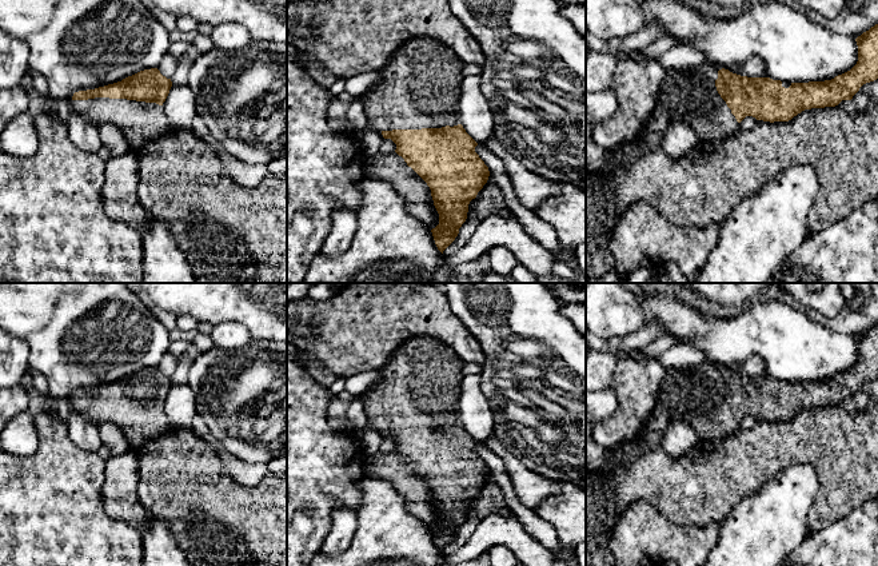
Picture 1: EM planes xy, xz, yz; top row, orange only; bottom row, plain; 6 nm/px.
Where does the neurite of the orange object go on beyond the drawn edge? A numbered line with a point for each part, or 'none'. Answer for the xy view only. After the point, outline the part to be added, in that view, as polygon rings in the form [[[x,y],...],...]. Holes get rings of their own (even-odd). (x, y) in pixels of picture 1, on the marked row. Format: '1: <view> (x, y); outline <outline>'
1: xy (139, 122); outline [[[95,97],[72,100],[72,109],[92,120],[96,125],[112,123],[128,142],[135,154],[171,129],[163,105],[127,99]]]

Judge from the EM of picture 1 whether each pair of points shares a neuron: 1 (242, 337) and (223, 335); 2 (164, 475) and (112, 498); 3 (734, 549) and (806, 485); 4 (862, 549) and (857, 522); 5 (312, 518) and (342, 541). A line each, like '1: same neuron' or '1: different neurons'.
1: same neuron
2: different neurons
3: same neuron
4: same neuron
5: different neurons

